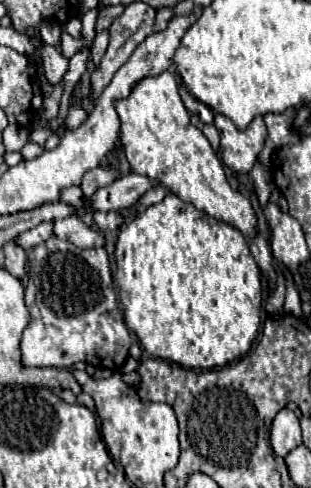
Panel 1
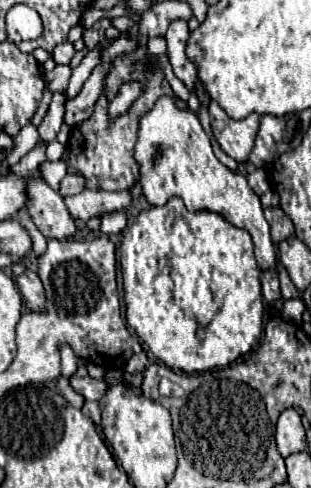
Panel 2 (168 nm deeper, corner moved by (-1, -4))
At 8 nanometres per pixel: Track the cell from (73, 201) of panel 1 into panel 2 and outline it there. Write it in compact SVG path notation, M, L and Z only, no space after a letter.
M46 160L46 162L40 164L40 174L42 174L44 182L46 182L52 190L56 190L56 188L60 186L60 180L66 176L66 162L64 162L64 160L58 160L58 162Z

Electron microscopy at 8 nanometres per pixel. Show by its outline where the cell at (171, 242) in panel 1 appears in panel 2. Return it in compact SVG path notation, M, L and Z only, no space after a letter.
M170 198L164 206L152 206L136 216L124 230L120 256L126 322L166 366L182 372L220 368L258 344L263 332L264 299L254 244L246 230L232 226L216 212L188 212L180 198Z

